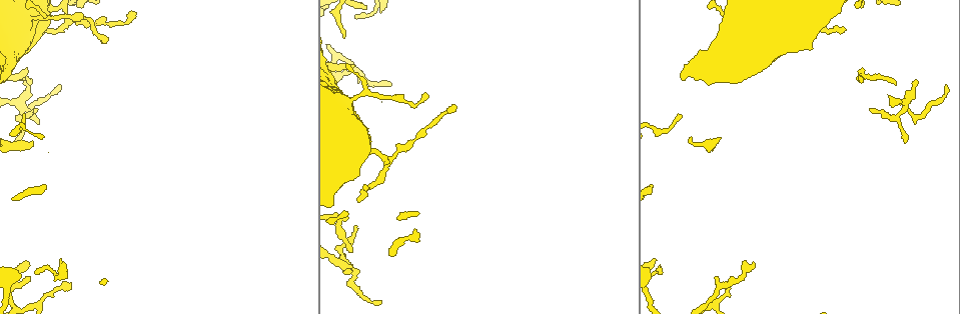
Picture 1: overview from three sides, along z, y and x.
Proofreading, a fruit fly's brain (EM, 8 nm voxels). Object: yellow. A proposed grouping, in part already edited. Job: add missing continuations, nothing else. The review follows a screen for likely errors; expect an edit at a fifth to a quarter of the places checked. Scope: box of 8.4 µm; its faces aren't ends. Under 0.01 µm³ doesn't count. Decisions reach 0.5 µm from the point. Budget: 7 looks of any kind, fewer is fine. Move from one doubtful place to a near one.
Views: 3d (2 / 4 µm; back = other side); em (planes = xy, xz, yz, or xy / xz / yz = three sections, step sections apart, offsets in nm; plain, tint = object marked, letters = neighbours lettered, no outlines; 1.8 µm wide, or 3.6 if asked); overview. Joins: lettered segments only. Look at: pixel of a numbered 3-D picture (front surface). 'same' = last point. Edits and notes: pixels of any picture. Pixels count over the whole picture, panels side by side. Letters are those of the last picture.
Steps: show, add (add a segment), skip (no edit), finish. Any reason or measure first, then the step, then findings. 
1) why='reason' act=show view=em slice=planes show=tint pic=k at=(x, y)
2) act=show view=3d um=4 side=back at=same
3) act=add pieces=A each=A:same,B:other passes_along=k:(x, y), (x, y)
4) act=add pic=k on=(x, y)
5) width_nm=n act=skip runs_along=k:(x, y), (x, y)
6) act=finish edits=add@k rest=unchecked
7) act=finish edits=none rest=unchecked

why='an open end' act=show view=em slice=planes show=letters pic=1 at=(356, 226)

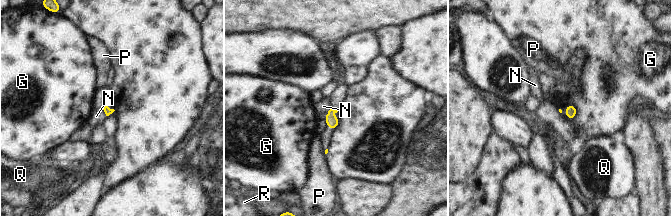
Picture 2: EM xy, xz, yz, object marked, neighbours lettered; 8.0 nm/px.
act=skip each=G:other,N:other,P:other,Q:other,R:other border=2:(102, 109), (106, 116) found='no lettered segment goes on from it'

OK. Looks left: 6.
why='thin end' act=show view=em slice=yz step=8 show=tint pic=1 at=(357, 201)

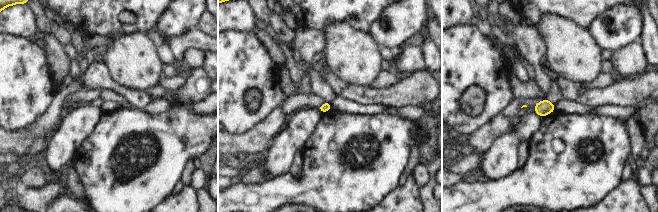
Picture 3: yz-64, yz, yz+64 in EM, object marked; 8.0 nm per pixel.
act=show view=em slice=planes show=letters at=same

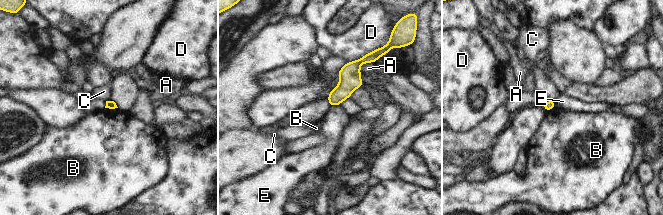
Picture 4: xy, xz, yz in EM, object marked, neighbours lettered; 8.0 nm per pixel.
longest_contact=D:240nm act=skip each=A:other,B:other,C:other,D:other,E:other found='none of them fits'

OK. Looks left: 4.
why='an open end' act=show view=3d um=4 side=back pic=1 at=(354, 65)

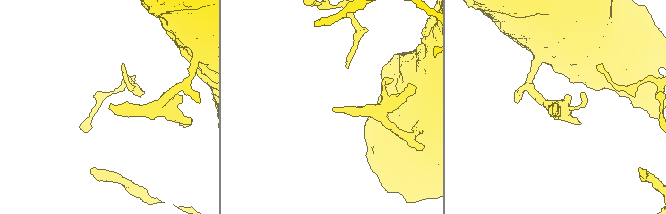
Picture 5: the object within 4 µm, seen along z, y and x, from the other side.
why='need the tissue' act=show view=em slice=planes show=letters pic=5 at=(333, 107)

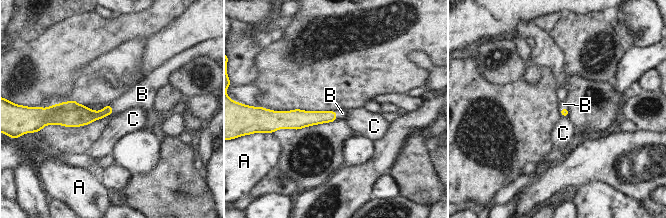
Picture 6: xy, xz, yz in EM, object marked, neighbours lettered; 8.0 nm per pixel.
act=add pieces=B each=A:other,B:same,C:other passes_along=6:(82, 115), (112, 109), (139, 95) found='the neuron continues'

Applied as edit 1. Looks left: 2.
act=finish edits=add@6 rest=unchecked

